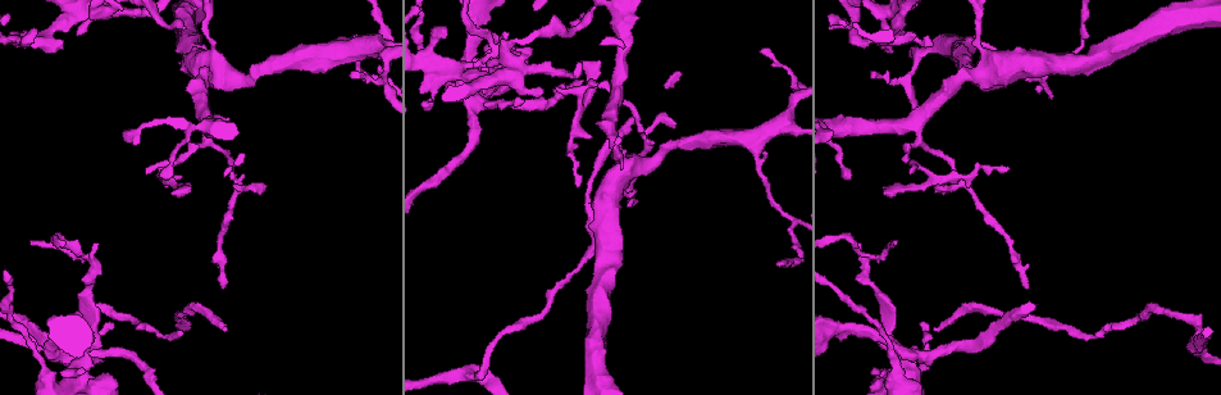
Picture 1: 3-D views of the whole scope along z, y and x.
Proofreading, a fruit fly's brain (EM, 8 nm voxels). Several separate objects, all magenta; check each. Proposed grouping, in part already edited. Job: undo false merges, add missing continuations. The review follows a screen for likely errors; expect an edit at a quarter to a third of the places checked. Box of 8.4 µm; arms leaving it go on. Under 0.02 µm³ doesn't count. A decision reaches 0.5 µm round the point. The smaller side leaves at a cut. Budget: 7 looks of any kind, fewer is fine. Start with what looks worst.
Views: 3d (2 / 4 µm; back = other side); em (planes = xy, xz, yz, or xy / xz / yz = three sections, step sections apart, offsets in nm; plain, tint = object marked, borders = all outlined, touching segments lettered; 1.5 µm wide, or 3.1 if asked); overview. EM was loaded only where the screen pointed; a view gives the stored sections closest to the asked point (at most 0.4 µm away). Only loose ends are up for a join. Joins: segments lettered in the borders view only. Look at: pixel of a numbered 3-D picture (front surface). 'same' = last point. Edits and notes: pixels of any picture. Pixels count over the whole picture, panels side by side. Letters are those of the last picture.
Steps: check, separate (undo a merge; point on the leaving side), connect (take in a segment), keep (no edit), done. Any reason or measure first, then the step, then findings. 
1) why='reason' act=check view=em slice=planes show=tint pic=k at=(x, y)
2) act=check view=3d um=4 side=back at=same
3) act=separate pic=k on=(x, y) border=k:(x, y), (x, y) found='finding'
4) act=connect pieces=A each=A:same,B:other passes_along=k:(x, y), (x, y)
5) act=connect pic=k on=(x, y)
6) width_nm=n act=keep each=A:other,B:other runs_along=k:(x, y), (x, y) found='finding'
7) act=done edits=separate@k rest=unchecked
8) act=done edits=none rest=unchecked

why='free end' act=check view=em slice=planes show=borders pic=1 at=(224, 326)

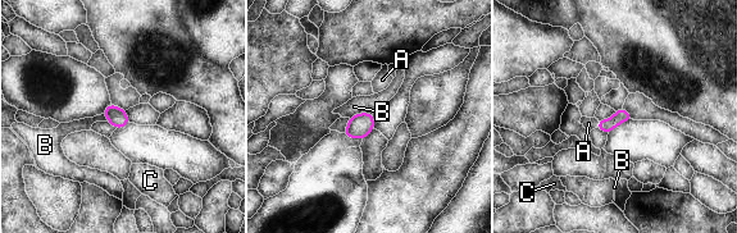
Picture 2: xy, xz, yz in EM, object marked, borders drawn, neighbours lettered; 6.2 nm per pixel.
act=connect pieces=A each=A:same,B:other,C:other passes_along=2:(621, 115), (597, 123), (588, 123) found='the neuron continues'

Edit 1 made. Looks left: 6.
why='see it whole again' act=check view=overview

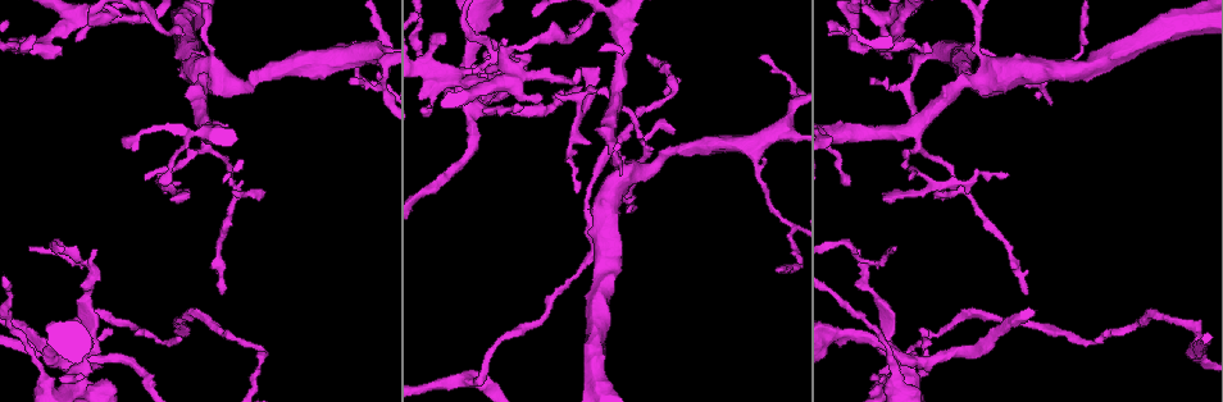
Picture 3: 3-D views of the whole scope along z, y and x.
why='branch stops here' act=check view=em slice=yz step=8 show=borders pic=3 at=(34, 38)

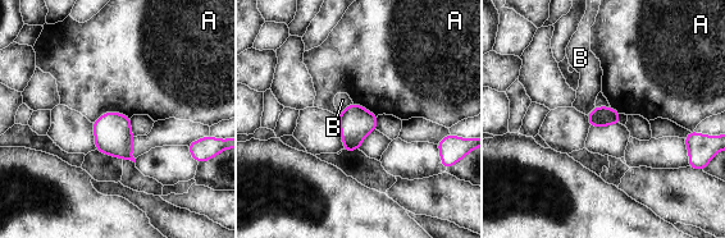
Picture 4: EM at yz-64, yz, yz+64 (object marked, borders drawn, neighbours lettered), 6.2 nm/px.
act=keep each=A:other,B:other border=4:(130, 117), (103, 113), (92, 123) found='none of them fits'

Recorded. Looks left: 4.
why='stops while still wide' act=check view=em slice=xz step=8 show=borders pic=3 at=(871, 378)

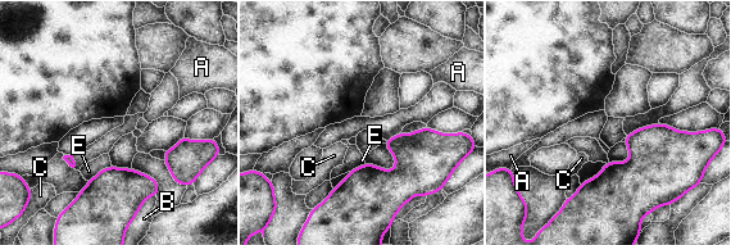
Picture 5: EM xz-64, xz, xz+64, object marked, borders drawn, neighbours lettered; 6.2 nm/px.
why='cut it another way' act=check view=em slice=planes show=borders at=same

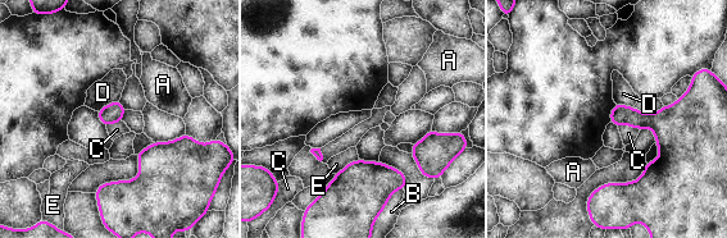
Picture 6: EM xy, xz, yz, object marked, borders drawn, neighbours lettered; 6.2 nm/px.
act=keep each=A:other,B:other,C:other,D:other,E:other found='none of them fits'

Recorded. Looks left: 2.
act=done edits=connect@2 rest=unchecked

